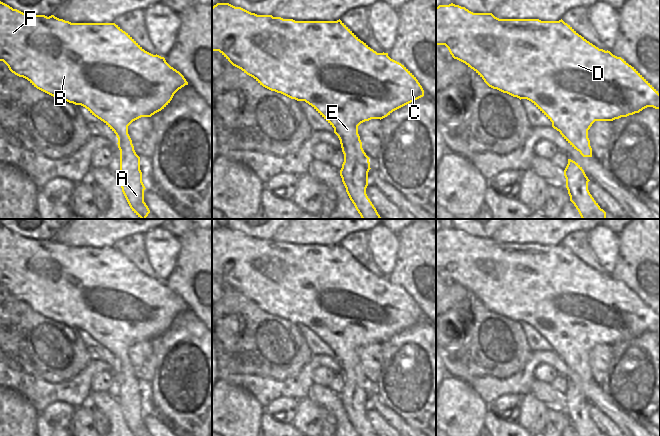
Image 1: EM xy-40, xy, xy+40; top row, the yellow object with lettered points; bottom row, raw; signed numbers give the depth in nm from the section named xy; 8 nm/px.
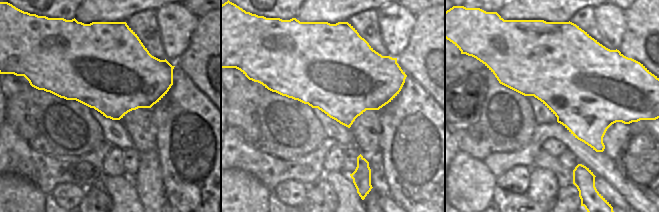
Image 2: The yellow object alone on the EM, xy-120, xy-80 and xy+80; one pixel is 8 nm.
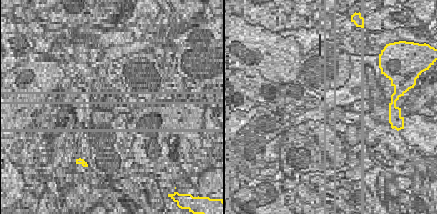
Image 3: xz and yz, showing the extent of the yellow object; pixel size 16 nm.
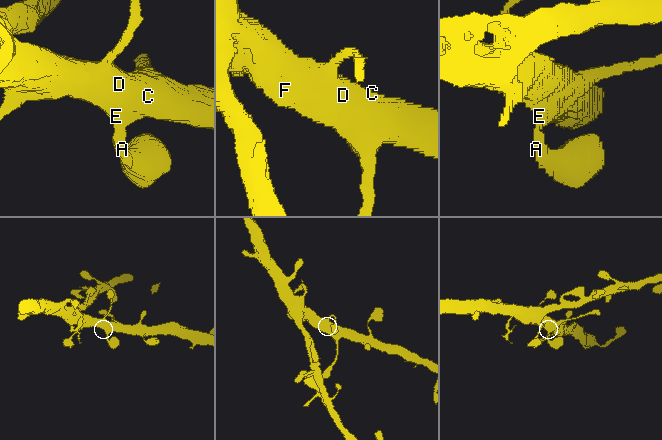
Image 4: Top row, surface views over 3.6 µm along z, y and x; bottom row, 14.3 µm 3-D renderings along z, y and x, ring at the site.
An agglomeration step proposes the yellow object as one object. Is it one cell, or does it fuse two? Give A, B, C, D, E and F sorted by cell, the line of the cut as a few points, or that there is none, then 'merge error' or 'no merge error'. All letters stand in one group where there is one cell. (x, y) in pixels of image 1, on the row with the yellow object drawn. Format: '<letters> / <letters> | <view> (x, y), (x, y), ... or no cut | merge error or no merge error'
A B C D E F | no cut | no merge error

